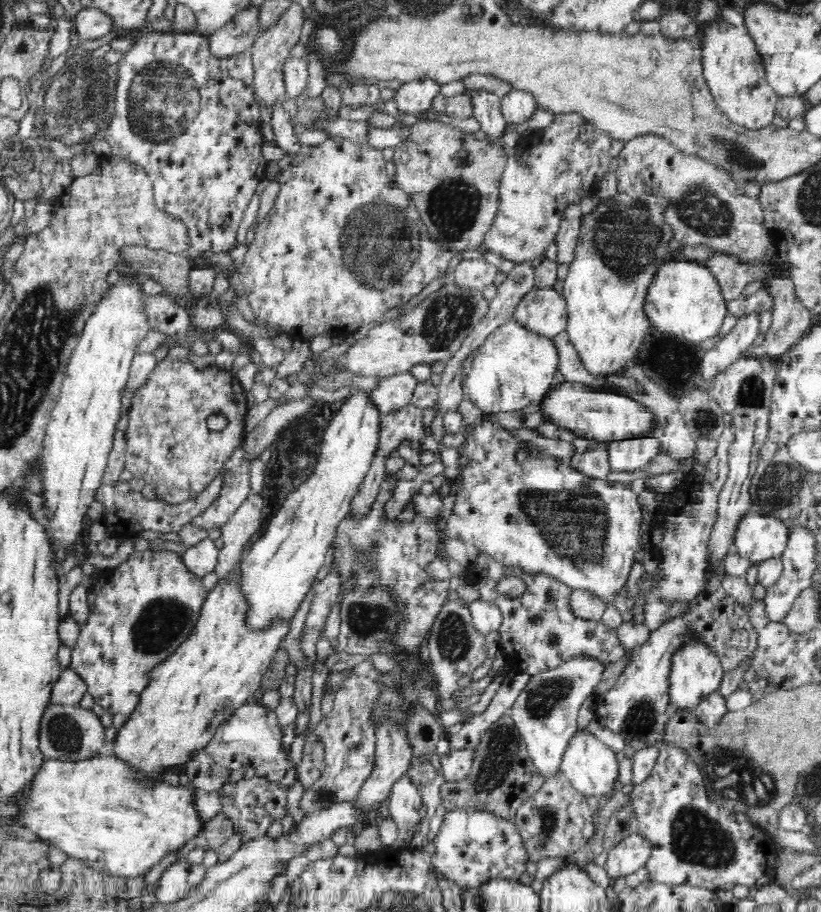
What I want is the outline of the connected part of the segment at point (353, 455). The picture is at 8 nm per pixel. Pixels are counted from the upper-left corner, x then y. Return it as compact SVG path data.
M362 389L352 392L348 400L340 404L340 410L336 412L328 428L324 430L318 466L315 466L312 474L302 485L286 496L282 506L268 522L264 534L260 535L260 538L241 556L243 593L248 599L248 605L251 606L248 612L248 622L256 629L266 626L276 617L291 620L306 598L306 594L310 592L314 578L324 564L326 554L336 539L338 526L349 514L352 497L358 492L358 487L362 484L374 458L379 443L381 415L380 409L372 401L370 392Z

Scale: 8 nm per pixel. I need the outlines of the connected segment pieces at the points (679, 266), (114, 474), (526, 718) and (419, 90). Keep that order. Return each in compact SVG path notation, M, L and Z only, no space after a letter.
M668 261L648 290L646 314L653 330L672 332L672 336L699 344L719 334L728 316L727 298L724 298L716 276L705 264Z
M116 430L112 452L108 458L102 487L96 490L96 501L102 506L102 517L112 530L113 535L121 537L134 537L144 530L152 530L152 534L163 534L166 532L180 532L184 524L190 524L197 516L200 516L207 508L210 508L222 492L225 486L225 476L222 472L206 486L196 497L180 504L169 505L160 499L145 498L141 492L118 493L114 490L114 484L118 482L122 469L125 468L127 444L126 435L122 430Z
M576 657L555 670L531 675L509 711L512 721L526 742L529 756L536 767L551 777L561 766L565 751L578 732L578 713L582 704L599 684L605 666L593 658Z
M414 79L402 83L394 96L402 114L417 114L431 108L432 100L440 94L442 84L434 79Z

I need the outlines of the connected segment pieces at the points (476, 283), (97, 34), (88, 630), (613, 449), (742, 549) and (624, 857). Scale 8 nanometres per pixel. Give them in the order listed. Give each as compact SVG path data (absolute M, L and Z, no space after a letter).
M484 259L462 260L453 273L452 280L458 285L483 290L493 284L499 269Z
M82 7L73 16L73 30L82 39L96 40L114 29L112 19L98 8Z
M172 550L132 551L128 558L114 567L110 580L96 591L88 622L79 630L76 644L71 648L69 668L86 682L87 692L111 715L134 713L141 695L151 682L152 670L175 653L198 622L208 591L184 563L182 556Z
M652 436L608 441L604 446L608 449L613 471L634 472L642 469L661 453L660 439Z
M751 509L740 521L734 548L753 563L781 558L789 540L788 525L779 518Z
M636 831L622 840L607 853L606 866L609 878L613 881L628 876L645 866L652 854L652 845L646 835Z

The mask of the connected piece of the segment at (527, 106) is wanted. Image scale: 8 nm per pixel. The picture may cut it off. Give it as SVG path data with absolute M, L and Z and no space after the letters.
M514 89L501 97L501 113L508 124L522 124L538 110L538 101L532 93Z

